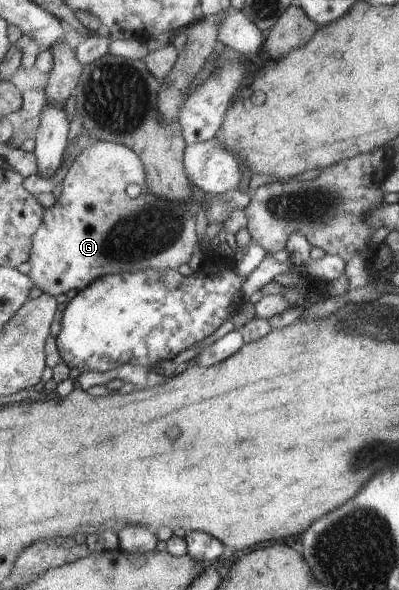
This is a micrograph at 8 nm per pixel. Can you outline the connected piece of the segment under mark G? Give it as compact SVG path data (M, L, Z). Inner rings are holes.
M104 140L99 141L96 145L89 147L82 155L79 155L79 158L67 173L62 184L63 192L61 198L56 201L56 204L52 208L48 209L43 226L40 228L39 233L35 235L35 246L33 247L30 259L33 270L32 273L28 273L28 275L31 275L34 281L38 282L38 288L40 288L43 293L57 296L62 295L62 293L68 293L70 289L74 288L80 292L88 286L91 286L97 279L106 277L107 275L137 272L150 268L153 270L177 270L178 265L190 261L190 255L192 255L192 251L194 251L194 247L196 247L196 241L198 241L198 235L196 235L196 207L198 207L198 202L203 203L206 195L206 193L200 191L200 189L194 189L193 197L188 202L173 202L169 199L156 197L156 195L152 194L150 189L147 188L145 167L143 166L140 155L124 144L105 142ZM134 184L141 188L141 193L136 198L128 196L126 192L128 185Z

